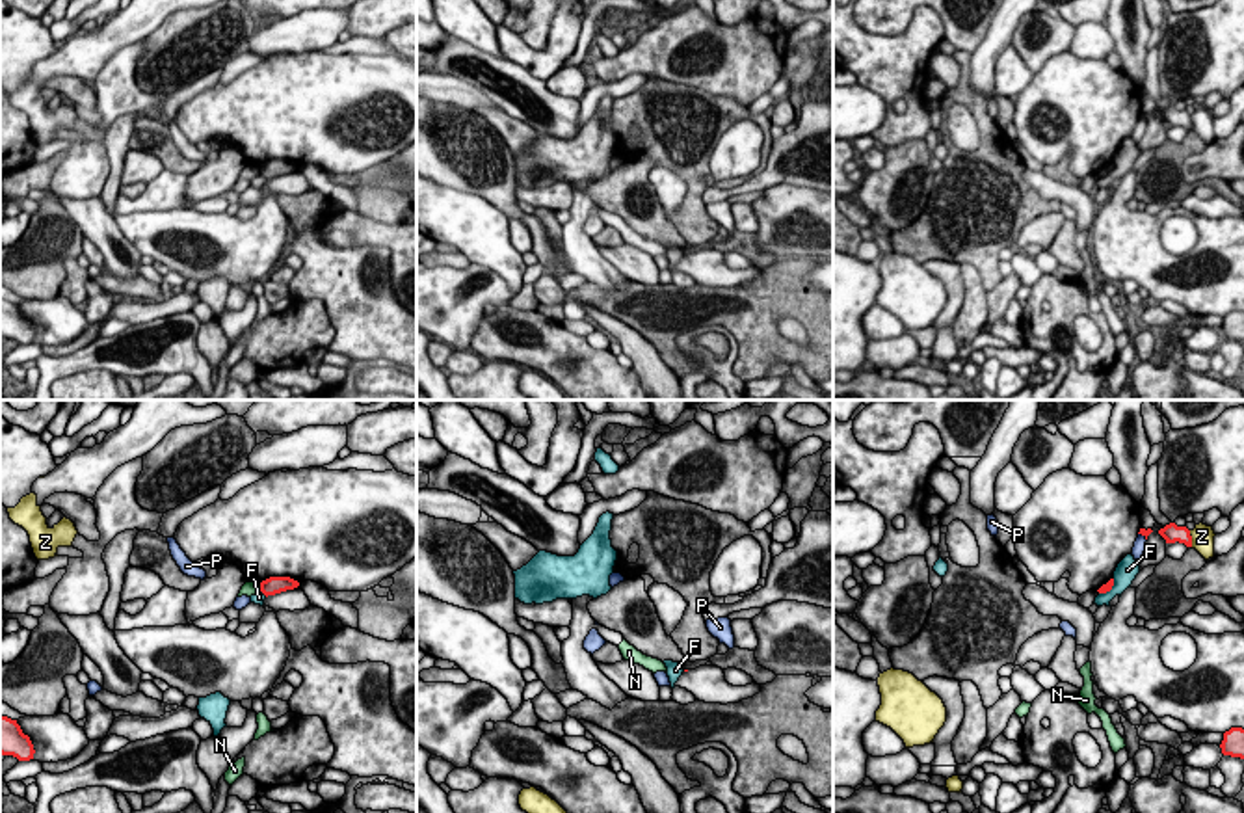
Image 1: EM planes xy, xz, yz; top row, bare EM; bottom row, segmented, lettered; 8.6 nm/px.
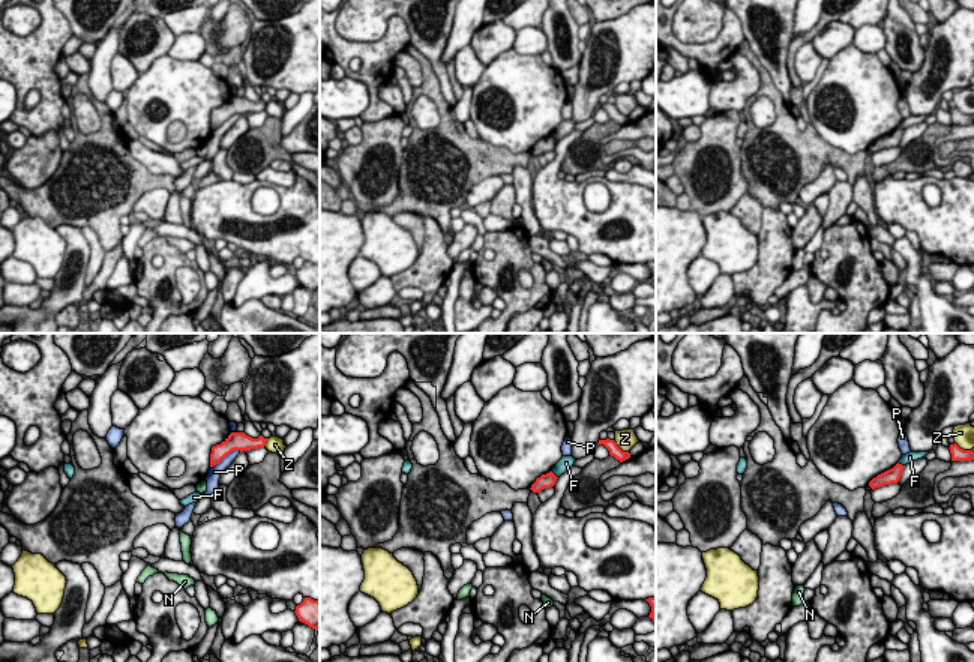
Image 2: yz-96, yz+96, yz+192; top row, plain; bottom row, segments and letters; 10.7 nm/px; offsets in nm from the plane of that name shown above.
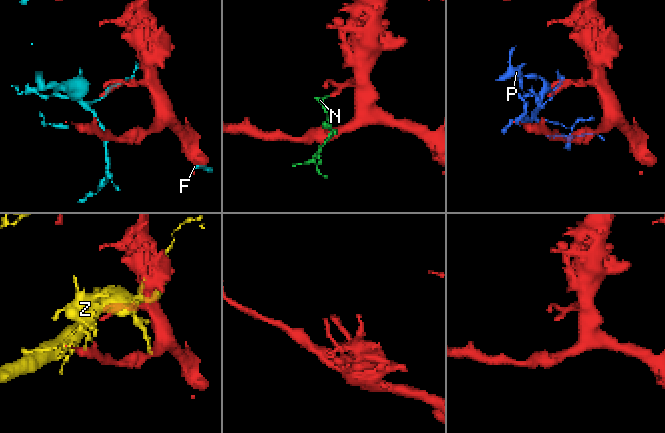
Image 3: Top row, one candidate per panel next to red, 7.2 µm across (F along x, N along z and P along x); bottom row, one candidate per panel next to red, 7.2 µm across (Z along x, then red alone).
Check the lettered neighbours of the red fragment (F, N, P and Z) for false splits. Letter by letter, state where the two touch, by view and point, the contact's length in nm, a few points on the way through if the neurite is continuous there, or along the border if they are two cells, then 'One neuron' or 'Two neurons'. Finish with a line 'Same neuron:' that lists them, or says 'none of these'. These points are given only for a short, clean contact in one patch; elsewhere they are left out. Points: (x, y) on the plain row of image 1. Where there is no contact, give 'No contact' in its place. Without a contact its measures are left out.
F: Touches red at yz (1109, 173). Shared border 200 nm. Two neurons
N: Touches red at xy (261, 172). Shared border 70 nm. Two neurons
P: Touches red at yz (1142, 118). Shared border 110 nm. Two neurons
Z: Touches red at yz (1191, 121). Shared border 150 nm. Two neurons
Same neuron: none of these

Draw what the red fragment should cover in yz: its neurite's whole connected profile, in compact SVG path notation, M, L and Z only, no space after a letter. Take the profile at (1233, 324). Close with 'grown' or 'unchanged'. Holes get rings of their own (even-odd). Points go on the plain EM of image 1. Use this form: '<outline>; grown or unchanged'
M1231 311L1225 314L1220 331L1224 339L1244 342L1244 313Z; unchanged

